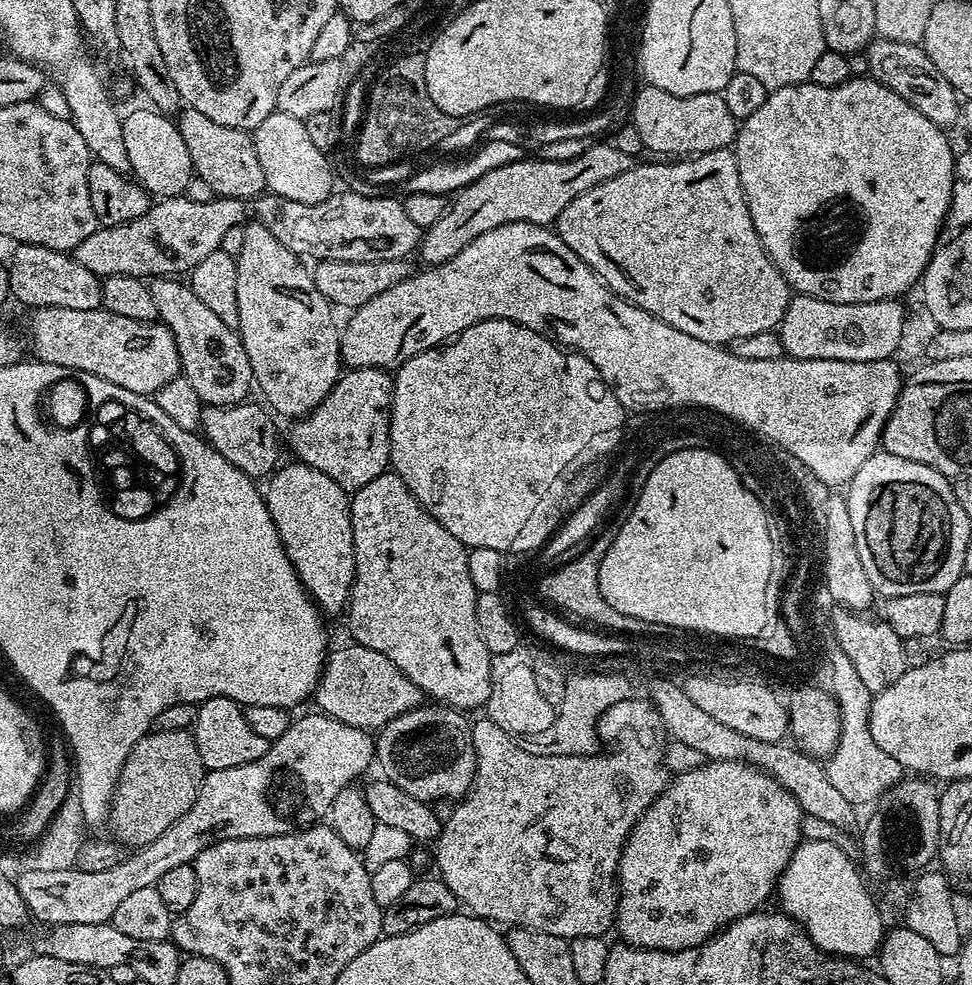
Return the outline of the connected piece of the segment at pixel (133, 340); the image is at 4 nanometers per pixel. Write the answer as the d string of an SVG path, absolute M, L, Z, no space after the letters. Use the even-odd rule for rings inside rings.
M38 308L31 313L28 320L28 336L32 339L32 352L37 361L56 368L69 368L72 374L85 372L98 378L106 378L106 382L114 382L114 386L123 386L126 390L134 390L134 394L155 397L166 382L181 375L178 346L174 342L174 334L162 322L134 322L134 318L122 318L122 314L110 314L105 308L94 310L62 310L61 308Z

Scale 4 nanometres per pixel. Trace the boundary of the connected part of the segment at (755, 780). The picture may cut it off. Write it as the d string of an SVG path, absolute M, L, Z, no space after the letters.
M710 760L699 764L696 768L673 775L664 793L645 810L640 821L632 828L620 855L616 923L614 925L615 931L620 931L619 939L623 943L632 944L635 948L677 952L706 942L727 924L733 924L746 914L761 911L767 905L764 903L771 896L773 899L781 874L786 870L790 858L802 842L801 819L800 803L773 776L767 776L763 770L754 767L753 764L744 764L741 760Z

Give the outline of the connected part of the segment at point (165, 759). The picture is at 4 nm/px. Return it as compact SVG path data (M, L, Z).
M172 728L169 732L153 730L143 736L130 750L116 779L110 805L111 835L132 850L145 848L154 838L162 838L162 834L194 806L205 771L191 731L179 732Z

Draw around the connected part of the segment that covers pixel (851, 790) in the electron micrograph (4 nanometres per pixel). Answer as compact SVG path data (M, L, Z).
M833 652L830 656L834 685L831 695L840 710L840 736L835 750L825 763L825 769L832 785L846 800L861 806L887 795L903 779L904 769L896 758L890 757L874 740L869 726L874 694L863 685L858 670L850 665L844 652Z

